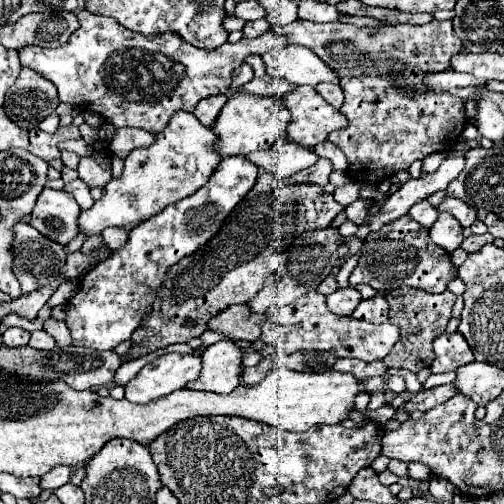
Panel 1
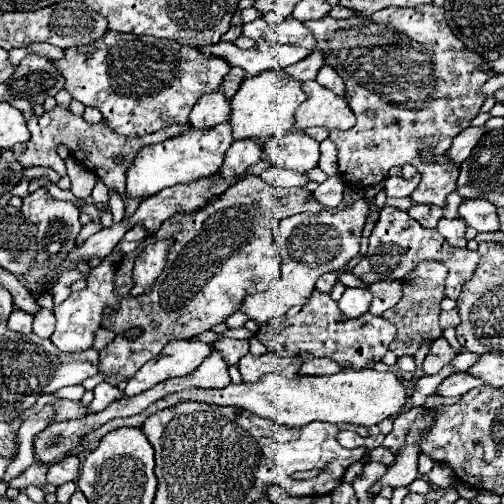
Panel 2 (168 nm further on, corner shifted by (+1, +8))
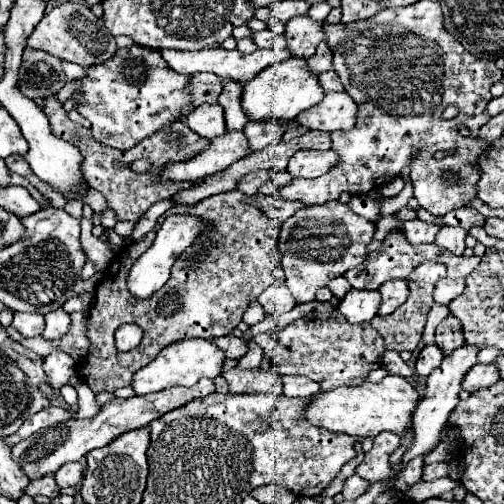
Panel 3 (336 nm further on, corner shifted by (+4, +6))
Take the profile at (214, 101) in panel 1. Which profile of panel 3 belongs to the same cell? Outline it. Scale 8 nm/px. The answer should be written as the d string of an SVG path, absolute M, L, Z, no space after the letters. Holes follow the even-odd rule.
M205 104L197 106L189 116L187 116L187 126L197 132L203 138L217 138L225 132L225 118L223 118L223 108L219 104Z

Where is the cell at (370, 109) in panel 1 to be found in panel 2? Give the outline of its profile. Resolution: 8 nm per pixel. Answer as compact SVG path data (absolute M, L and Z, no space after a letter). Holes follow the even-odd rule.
M428 4L428 6L422 6L422 8L384 8L384 10L378 10L370 16L352 16L352 18L346 18L346 20L334 20L330 16L324 16L320 20L308 20L304 22L304 26L314 34L316 38L316 48L320 48L324 52L324 62L328 66L332 66L338 76L342 76L344 84L346 84L346 102L348 106L352 108L352 112L356 114L356 124L354 128L350 130L332 130L328 140L332 140L338 148L338 168L340 168L340 174L342 178L352 184L352 186L360 186L360 188L366 188L366 186L374 186L374 184L380 184L382 180L386 180L388 176L388 170L392 166L402 166L402 164L412 164L416 166L416 170L422 174L422 182L417 186L414 192L411 194L413 201L417 204L436 204L436 206L444 206L446 202L446 196L456 188L456 178L458 178L458 168L456 166L440 166L438 162L426 162L422 156L420 156L420 150L424 148L430 148L434 156L440 156L442 152L446 152L446 148L450 148L452 144L452 138L458 136L458 132L462 132L460 126L468 124L480 110L480 106L484 104L482 100L482 94L478 94L478 88L482 88L486 76L490 76L488 72L482 72L478 70L478 64L482 62L482 56L476 56L476 52L470 52L464 48L464 44L452 34L452 30L448 28L446 20L444 20L444 8L438 8L434 4Z

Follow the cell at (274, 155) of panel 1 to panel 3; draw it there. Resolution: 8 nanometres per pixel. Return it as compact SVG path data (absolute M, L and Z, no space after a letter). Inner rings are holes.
M299 150L287 166L287 172L293 178L319 178L327 174L333 166L337 166L339 156L333 150L315 152L315 150Z

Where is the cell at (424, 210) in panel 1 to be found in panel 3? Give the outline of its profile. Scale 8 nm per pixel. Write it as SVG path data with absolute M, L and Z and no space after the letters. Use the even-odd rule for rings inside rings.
M409 220L405 222L405 236L411 244L429 244L435 240L435 234L439 232L439 226L427 224L423 220Z

